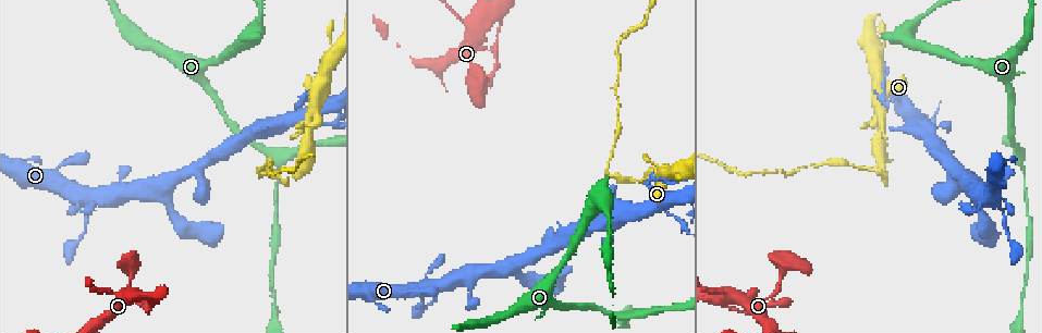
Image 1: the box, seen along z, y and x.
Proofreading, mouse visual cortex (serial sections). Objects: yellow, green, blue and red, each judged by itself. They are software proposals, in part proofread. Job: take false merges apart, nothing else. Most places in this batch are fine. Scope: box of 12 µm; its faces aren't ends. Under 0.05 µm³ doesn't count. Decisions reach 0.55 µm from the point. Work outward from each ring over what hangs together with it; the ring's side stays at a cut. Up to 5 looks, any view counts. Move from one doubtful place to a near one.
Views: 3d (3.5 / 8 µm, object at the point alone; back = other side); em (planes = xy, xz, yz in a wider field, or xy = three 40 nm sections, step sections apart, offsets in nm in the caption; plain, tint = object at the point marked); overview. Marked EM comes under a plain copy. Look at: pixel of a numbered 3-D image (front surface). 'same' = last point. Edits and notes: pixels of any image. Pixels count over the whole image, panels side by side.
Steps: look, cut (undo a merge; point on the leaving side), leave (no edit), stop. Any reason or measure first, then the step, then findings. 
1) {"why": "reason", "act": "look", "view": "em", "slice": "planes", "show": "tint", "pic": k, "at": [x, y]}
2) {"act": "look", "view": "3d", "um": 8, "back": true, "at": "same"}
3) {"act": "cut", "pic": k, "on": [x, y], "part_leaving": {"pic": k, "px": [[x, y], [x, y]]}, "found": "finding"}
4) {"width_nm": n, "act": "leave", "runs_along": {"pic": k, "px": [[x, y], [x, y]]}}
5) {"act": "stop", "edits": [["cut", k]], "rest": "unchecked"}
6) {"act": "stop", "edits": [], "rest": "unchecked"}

{"why": "sharp bend", "act": "look", "view": "3d", "um": 3.5, "back": true, "pic": 1, "at": [303, 99]}

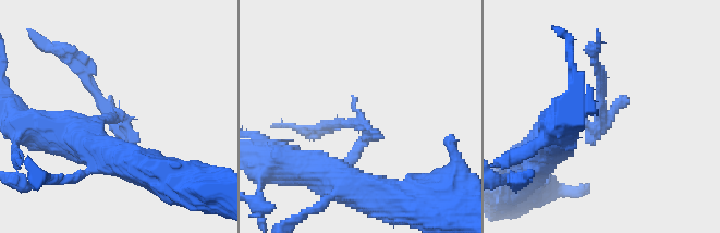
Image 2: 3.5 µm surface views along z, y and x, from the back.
{"why": "need the tissue", "act": "look", "view": "em", "slice": "xy", "step": 5, "show": "tint", "pic": 2, "at": [117, 122]}

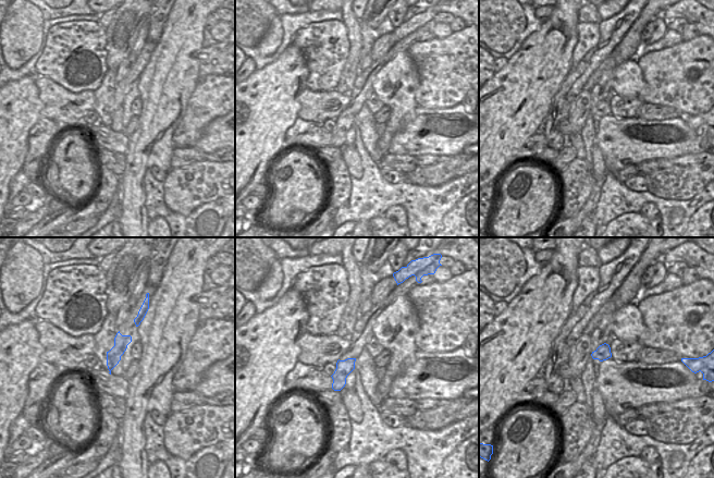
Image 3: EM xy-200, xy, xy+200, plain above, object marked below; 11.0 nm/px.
{"act": "cut", "pic": 2, "on": [619, 102], "part_leaving": {"pic": 2, "px": [[586, 122], [599, 115], [594, 48]]}, "found": "two cells meet here"}

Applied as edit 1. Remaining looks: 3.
{"why": "sharp bend", "act": "look", "view": "3d", "um": 3.5, "pic": 1, "at": [877, 174]}

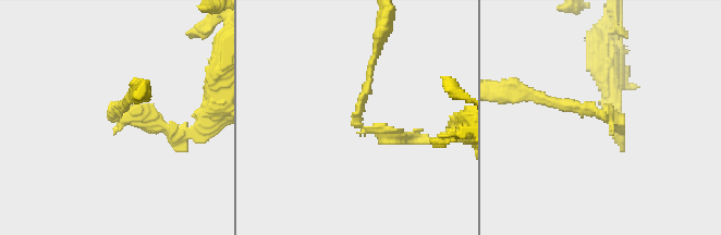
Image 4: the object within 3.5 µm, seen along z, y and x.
{"arm_widths_nm": [150, 150], "act": "look", "view": "em", "slice": "planes", "show": "tint", "pic": 4, "at": [358, 125]}

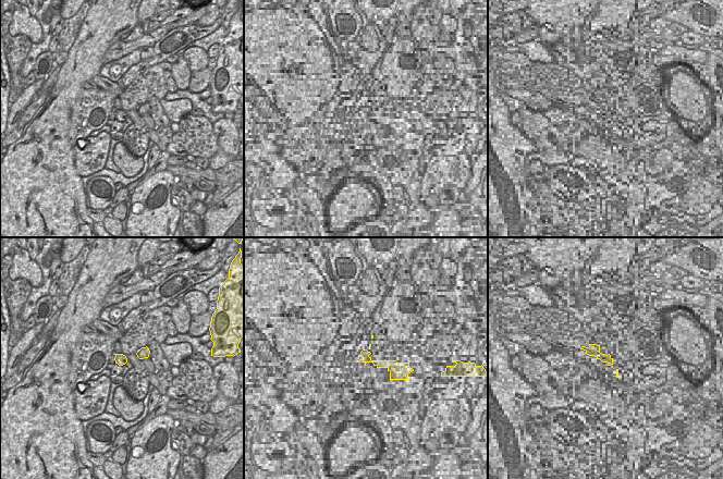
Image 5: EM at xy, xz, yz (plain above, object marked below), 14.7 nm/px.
{"act": "cut", "pic": 4, "on": [570, 106], "part_leaving": {"pic": 4, "px": [[605, 116], [576, 103], [510, 93]]}, "found": "two cells meet here"}

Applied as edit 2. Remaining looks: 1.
{"act": "stop", "edits": [["cut", 2], ["cut", 4]], "rest": "unchecked"}

